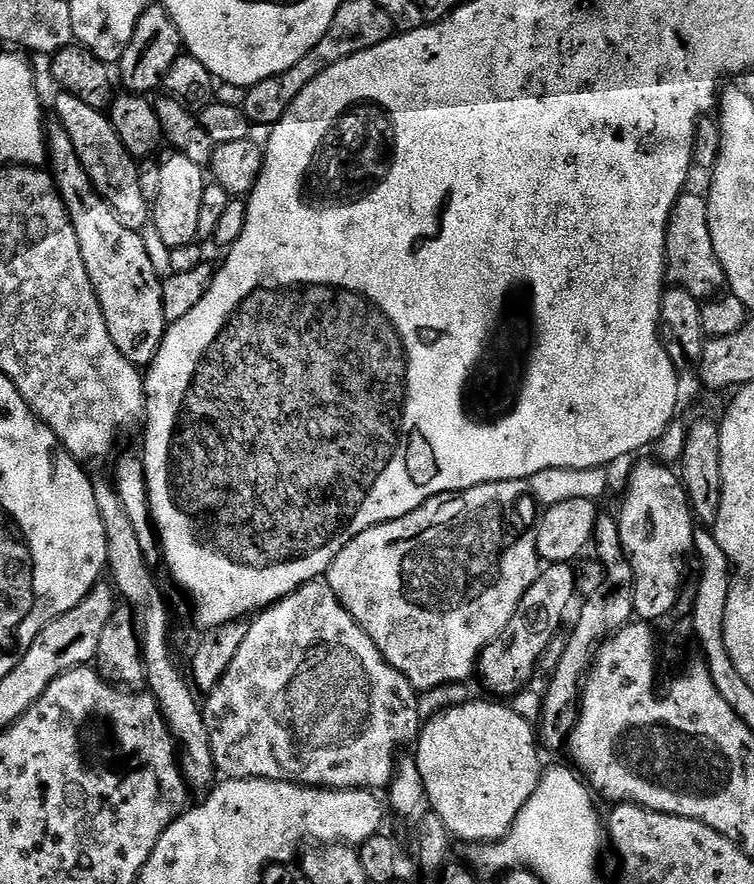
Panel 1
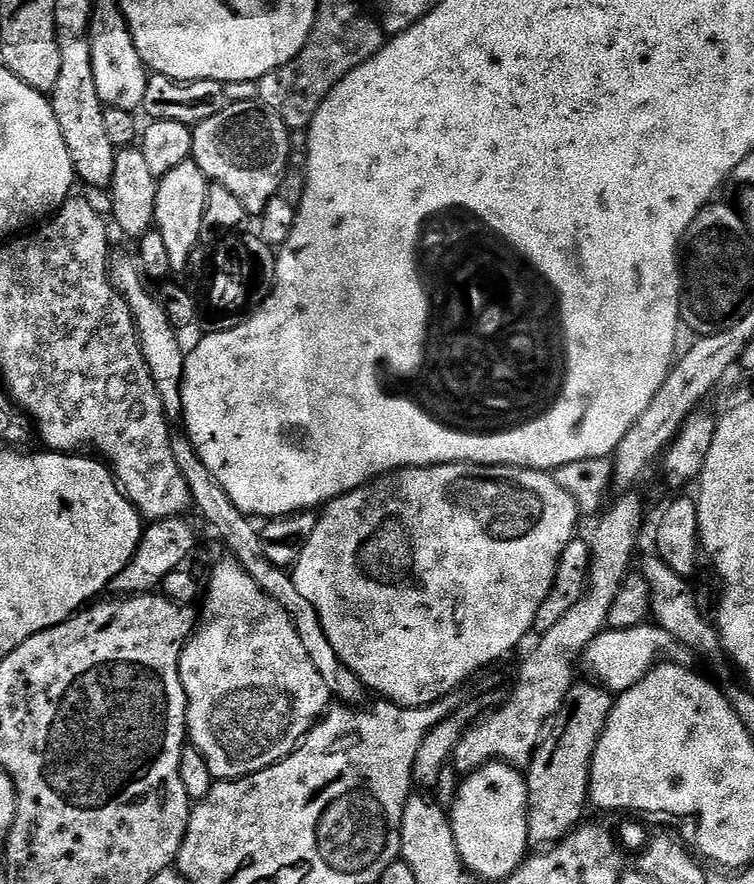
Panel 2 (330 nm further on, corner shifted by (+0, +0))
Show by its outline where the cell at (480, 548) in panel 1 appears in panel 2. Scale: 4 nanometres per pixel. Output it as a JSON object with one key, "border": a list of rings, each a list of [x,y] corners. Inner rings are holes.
{"border":[[[431,464],[429,468],[400,468],[397,472],[388,472],[385,476],[377,476],[375,480],[368,481],[361,488],[355,488],[354,491],[347,492],[344,496],[339,496],[337,500],[332,501],[331,504],[323,509],[324,517],[322,514],[317,519],[316,528],[305,539],[300,556],[297,557],[290,568],[290,575],[294,586],[298,588],[298,594],[302,594],[302,598],[306,598],[306,602],[310,602],[310,606],[314,606],[320,628],[330,642],[330,646],[334,648],[334,654],[338,656],[347,668],[354,670],[354,674],[364,683],[365,689],[369,693],[377,692],[380,695],[377,697],[383,698],[390,704],[399,704],[401,708],[421,708],[427,704],[433,704],[436,700],[441,700],[443,696],[455,693],[457,691],[456,687],[463,680],[470,679],[475,672],[482,671],[487,664],[492,664],[495,660],[500,660],[503,656],[510,655],[527,636],[530,636],[534,626],[534,618],[538,614],[538,606],[542,606],[546,594],[550,594],[552,589],[552,583],[556,577],[556,567],[560,561],[562,550],[566,550],[568,543],[577,535],[576,519],[580,520],[582,515],[574,498],[566,490],[558,486],[552,474],[535,466],[524,467],[489,466],[486,464]]]}

